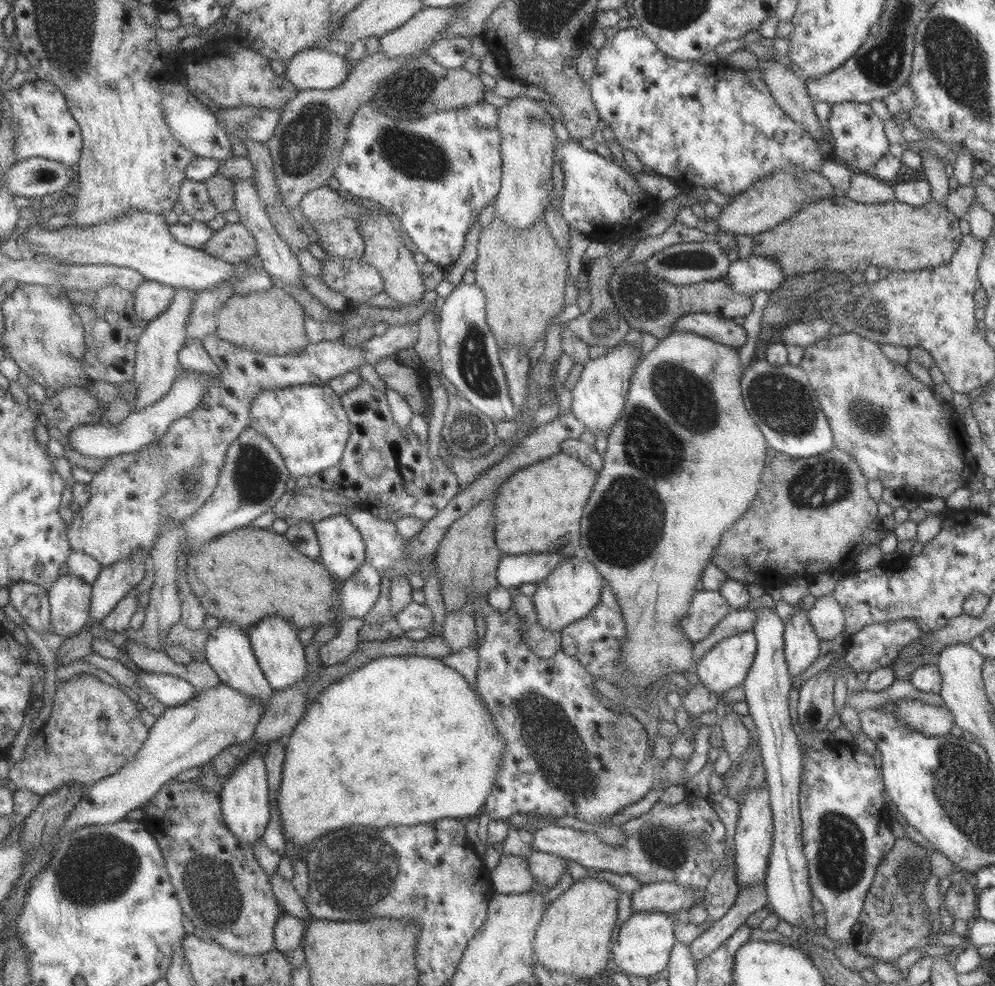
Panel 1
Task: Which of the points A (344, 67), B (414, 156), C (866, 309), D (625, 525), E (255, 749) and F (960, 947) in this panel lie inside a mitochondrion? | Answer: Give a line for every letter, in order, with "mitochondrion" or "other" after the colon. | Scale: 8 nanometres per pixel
A: other
B: mitochondrion
C: mitochondrion
D: mitochondrion
E: other
F: other

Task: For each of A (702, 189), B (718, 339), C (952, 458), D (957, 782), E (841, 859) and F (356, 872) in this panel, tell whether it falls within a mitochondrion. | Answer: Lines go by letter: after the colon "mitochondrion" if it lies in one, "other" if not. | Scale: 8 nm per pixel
A: other
B: other
C: other
D: mitochondrion
E: mitochondrion
F: mitochondrion

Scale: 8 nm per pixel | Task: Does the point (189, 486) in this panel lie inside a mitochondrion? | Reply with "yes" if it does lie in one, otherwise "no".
yes

